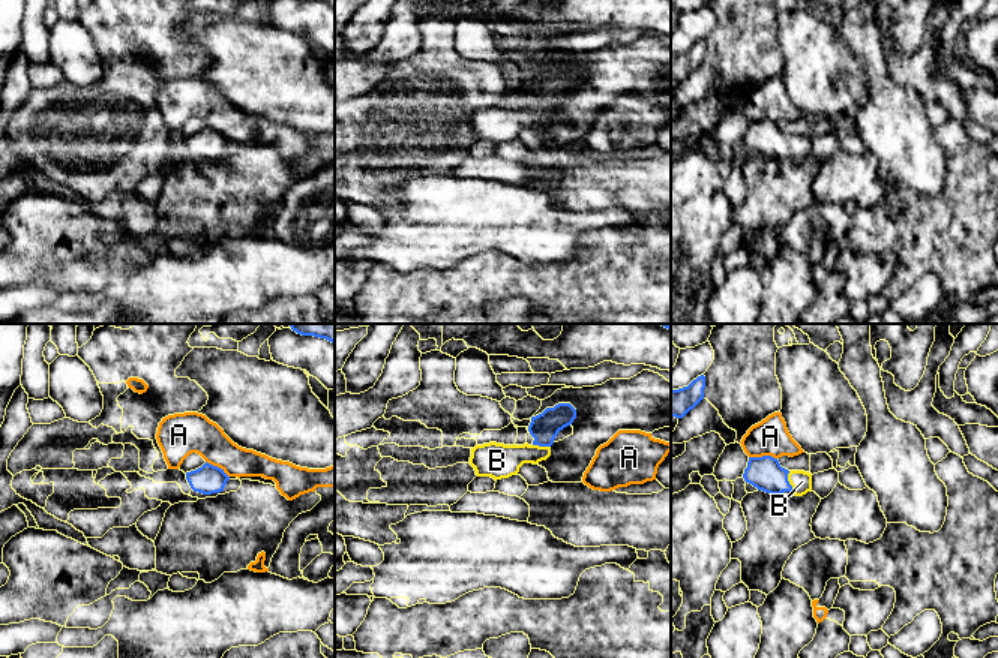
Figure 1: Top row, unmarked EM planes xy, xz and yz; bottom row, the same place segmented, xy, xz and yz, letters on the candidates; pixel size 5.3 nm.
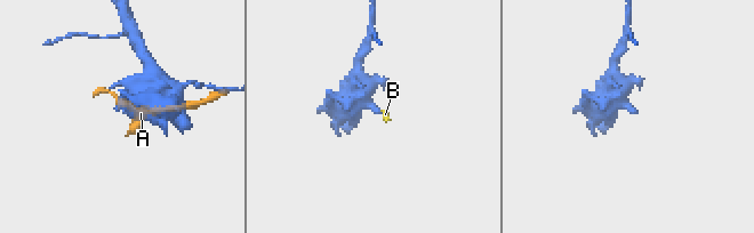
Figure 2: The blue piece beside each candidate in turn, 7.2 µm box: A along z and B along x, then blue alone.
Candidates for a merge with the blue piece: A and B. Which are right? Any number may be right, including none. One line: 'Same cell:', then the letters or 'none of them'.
Same cell: B

